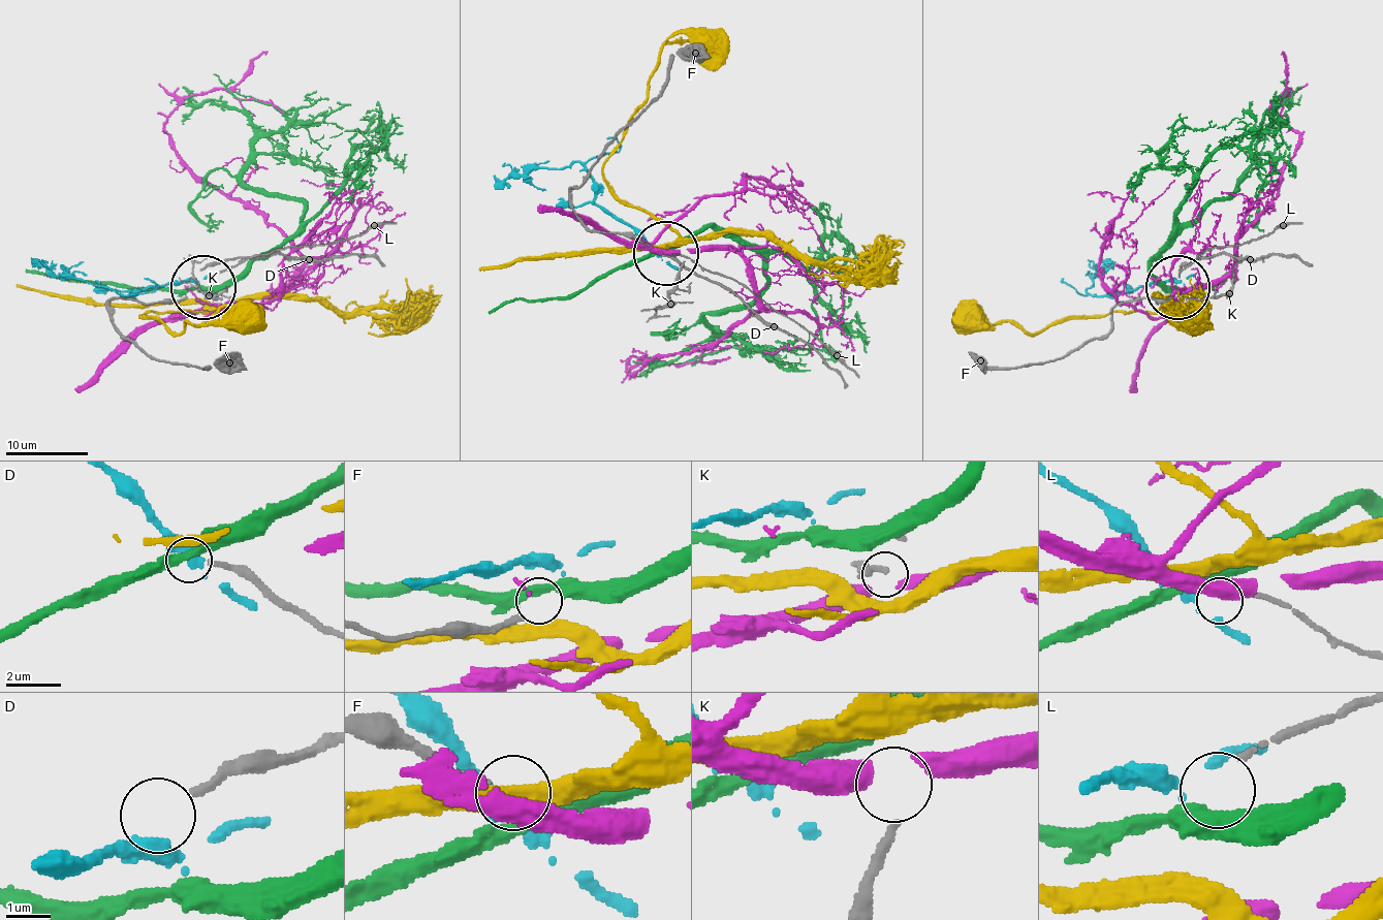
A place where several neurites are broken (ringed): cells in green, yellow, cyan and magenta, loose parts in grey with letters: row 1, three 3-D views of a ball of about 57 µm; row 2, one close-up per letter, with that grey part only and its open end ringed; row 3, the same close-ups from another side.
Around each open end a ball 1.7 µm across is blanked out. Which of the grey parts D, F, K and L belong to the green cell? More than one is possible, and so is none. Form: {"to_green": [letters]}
{"to_green": ["F"]}

